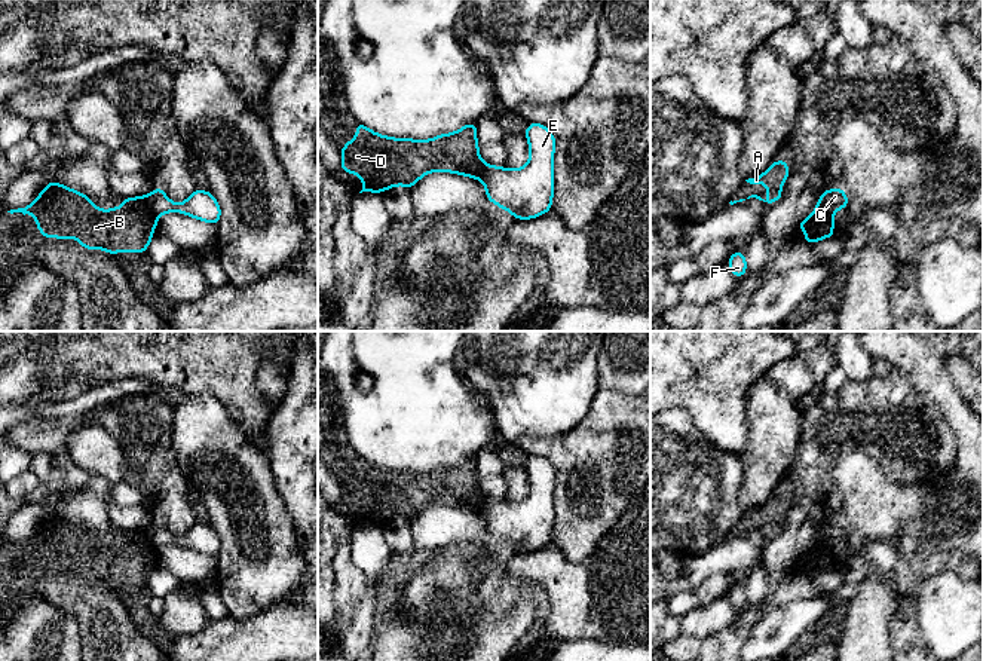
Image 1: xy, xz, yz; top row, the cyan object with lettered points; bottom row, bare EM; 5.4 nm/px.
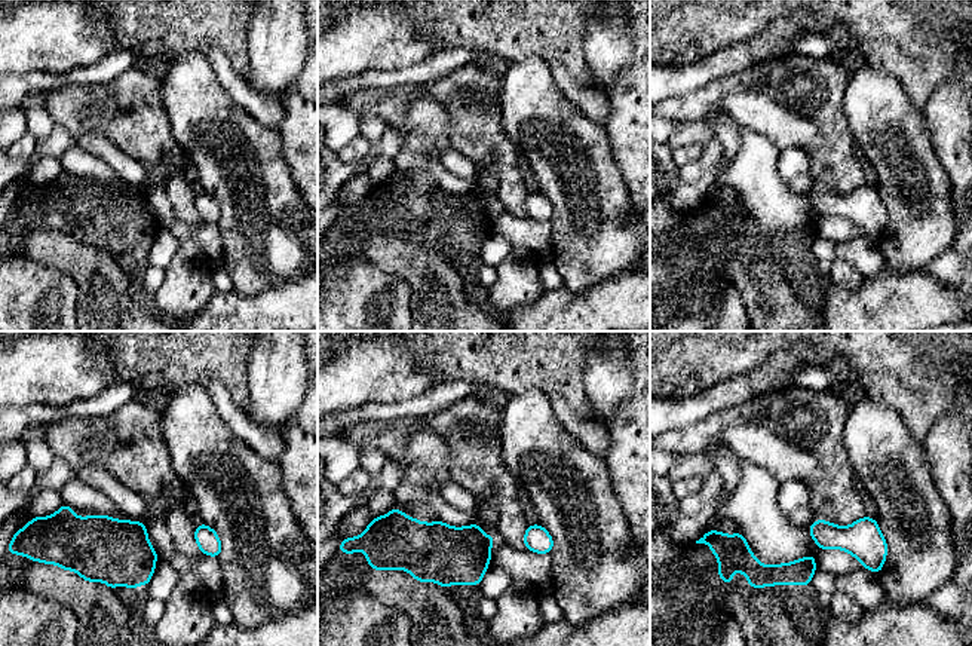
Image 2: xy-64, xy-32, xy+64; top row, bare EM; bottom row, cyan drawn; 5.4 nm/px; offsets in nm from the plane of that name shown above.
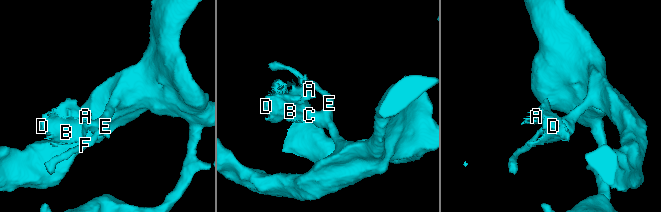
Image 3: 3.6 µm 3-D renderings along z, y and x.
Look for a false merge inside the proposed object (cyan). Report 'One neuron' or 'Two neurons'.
Two neurons

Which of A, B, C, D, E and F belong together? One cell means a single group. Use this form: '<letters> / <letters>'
A B D / C E F

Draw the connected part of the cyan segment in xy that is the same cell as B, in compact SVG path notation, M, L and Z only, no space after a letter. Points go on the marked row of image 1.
M50 181L33 203L7 211L31 214L36 218L42 238L59 238L67 241L76 238L85 250L105 250L114 253L147 253L153 230L157 227L157 215L148 206L147 196L123 198L123 205L107 211L95 206L82 192L76 192L56 181Z

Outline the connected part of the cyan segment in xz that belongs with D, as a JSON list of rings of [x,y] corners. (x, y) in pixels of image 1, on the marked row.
[[[356,123],[356,137],[340,149],[343,165],[340,171],[352,172],[364,183],[362,192],[382,193],[395,186],[411,189],[429,172],[451,172],[480,180],[486,169],[486,162],[478,153],[477,123],[468,123],[459,131],[441,134],[432,140],[399,140],[376,134],[362,123]]]

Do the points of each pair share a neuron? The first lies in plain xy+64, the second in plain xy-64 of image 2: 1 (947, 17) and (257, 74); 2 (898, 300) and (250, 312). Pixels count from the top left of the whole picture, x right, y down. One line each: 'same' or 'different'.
1: different
2: same

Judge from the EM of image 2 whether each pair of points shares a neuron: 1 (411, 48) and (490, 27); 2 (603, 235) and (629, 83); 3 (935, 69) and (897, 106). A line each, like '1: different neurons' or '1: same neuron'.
1: different neurons
2: different neurons
3: different neurons

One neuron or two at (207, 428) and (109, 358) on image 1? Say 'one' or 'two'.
two

